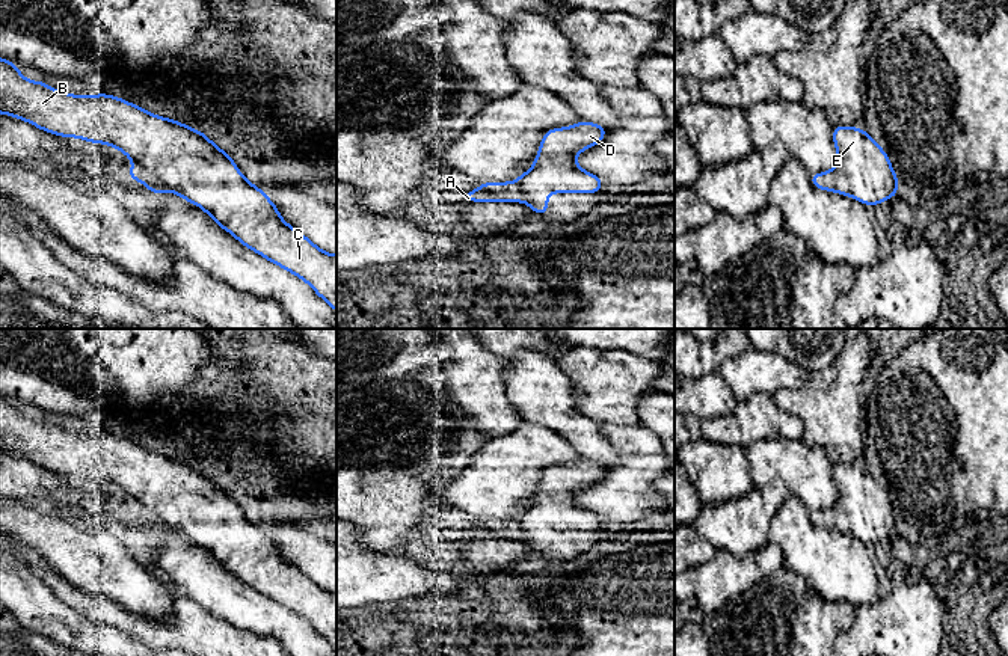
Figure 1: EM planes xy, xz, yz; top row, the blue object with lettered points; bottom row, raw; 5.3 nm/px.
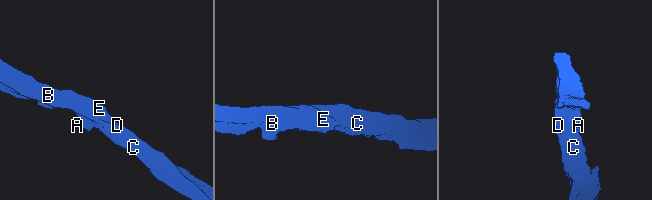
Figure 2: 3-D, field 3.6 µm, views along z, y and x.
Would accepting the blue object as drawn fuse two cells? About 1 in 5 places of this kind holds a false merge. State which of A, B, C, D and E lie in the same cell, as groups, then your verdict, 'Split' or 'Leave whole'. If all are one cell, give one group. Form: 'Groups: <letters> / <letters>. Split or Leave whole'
Groups: A B C D E. Leave whole

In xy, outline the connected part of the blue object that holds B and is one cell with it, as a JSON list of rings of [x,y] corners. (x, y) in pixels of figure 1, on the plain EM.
[[[0,395],[0,451],[63,475],[106,481],[122,489],[134,501],[128,508],[133,519],[142,519],[155,532],[172,529],[199,543],[222,567],[244,585],[303,617],[337,650],[337,593],[318,587],[281,555],[275,541],[238,510],[234,498],[202,469],[161,454],[151,452],[113,433],[69,433],[51,427],[45,419],[26,418],[18,404]]]

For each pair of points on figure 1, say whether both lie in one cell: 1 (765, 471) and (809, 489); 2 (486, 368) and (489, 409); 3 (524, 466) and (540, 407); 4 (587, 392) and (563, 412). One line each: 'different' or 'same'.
1: same
2: same
3: different
4: different

